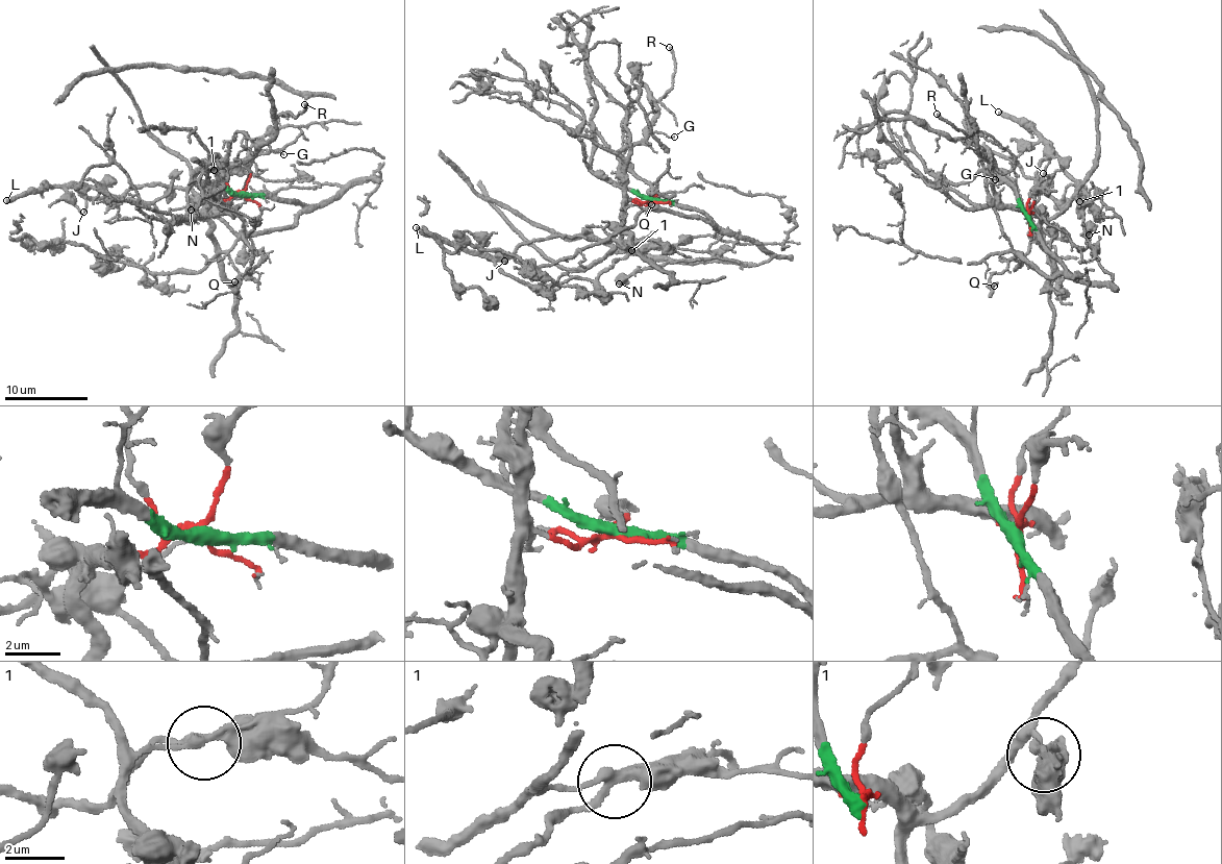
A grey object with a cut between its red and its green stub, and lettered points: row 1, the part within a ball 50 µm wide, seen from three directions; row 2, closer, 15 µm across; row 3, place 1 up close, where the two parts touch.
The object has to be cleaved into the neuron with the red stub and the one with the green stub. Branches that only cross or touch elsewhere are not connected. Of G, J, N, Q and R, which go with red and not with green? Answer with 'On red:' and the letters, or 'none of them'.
On red: G, R

